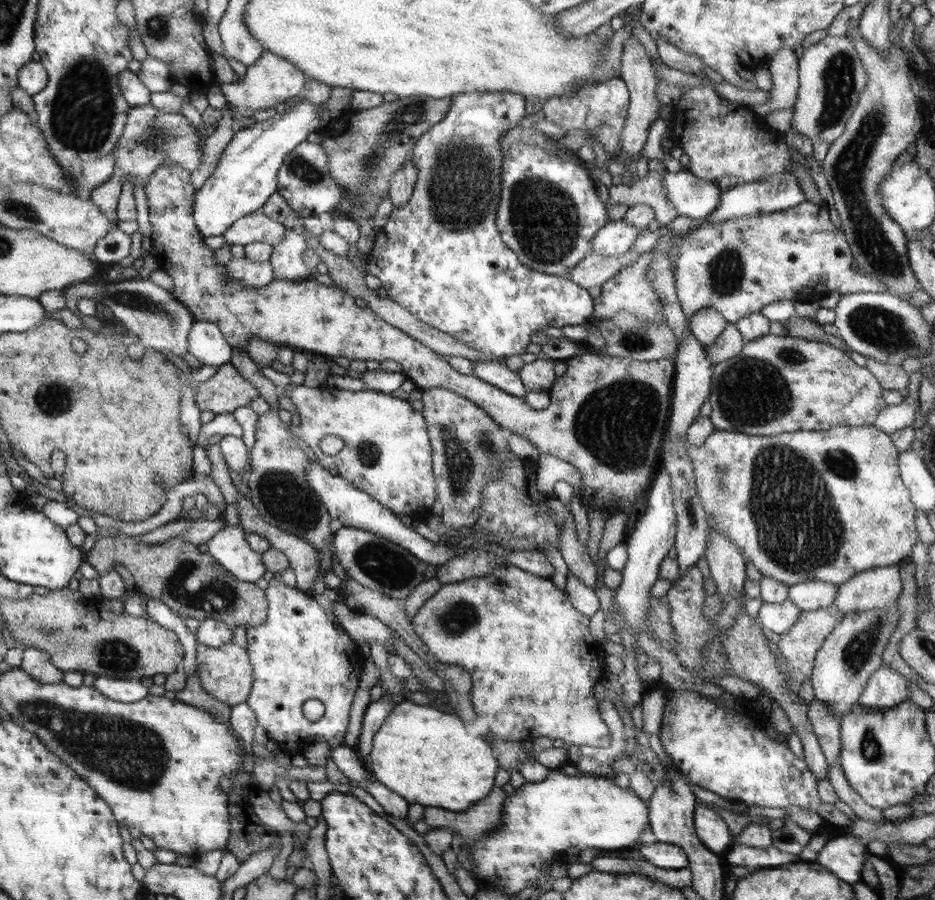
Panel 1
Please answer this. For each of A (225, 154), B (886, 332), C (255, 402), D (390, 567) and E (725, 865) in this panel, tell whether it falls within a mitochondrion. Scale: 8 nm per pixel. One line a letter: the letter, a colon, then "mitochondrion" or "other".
A: other
B: mitochondrion
C: other
D: mitochondrion
E: other

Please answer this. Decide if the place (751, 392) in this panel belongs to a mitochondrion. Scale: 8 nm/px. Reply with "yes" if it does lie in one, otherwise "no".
yes

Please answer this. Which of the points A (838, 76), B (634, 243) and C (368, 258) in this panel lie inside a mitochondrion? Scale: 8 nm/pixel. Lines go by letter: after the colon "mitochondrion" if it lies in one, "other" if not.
A: mitochondrion
B: other
C: other

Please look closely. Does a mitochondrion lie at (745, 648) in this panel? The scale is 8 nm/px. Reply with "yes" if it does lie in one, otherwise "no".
yes

